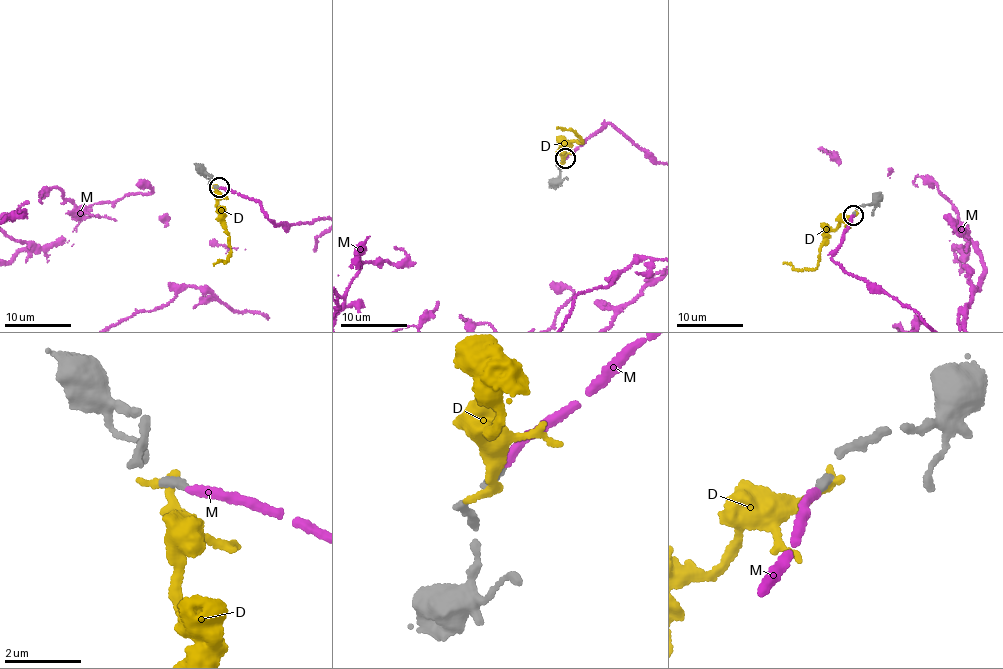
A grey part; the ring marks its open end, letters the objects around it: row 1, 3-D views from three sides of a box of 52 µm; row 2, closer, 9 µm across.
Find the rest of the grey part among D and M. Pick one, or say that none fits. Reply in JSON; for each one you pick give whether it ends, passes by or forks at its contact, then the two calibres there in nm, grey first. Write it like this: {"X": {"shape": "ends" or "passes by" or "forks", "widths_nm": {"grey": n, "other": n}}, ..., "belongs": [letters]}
{"M": {"shape": "ends", "widths_nm": {"grey": 200, "other": 240}}, "belongs": ["M"]}

